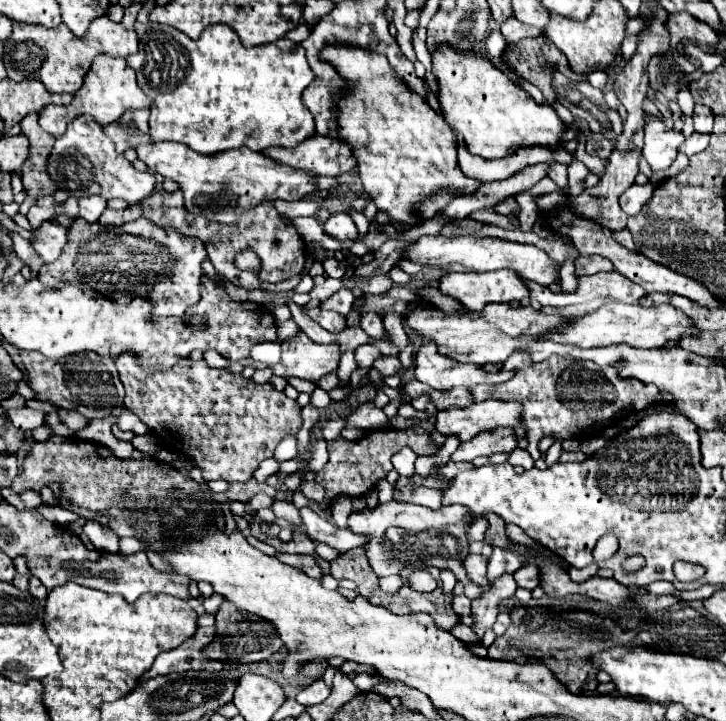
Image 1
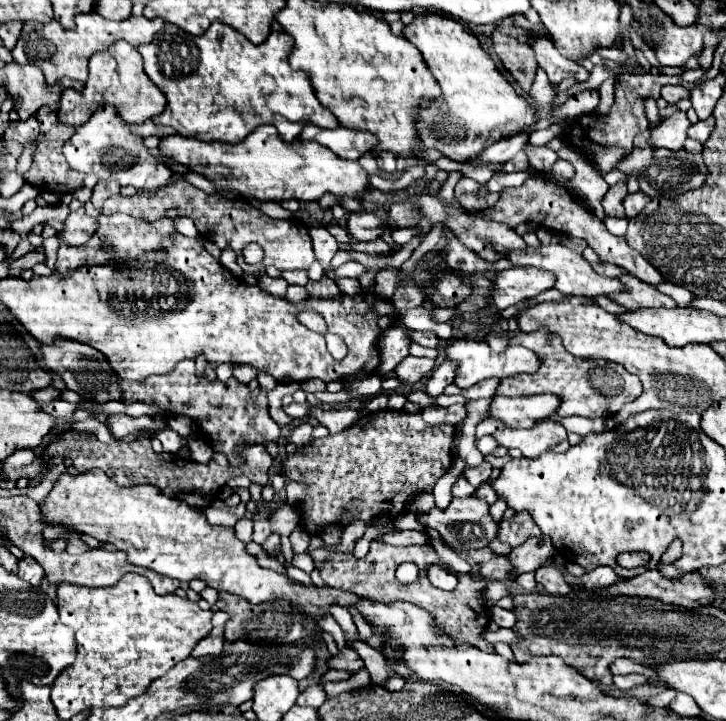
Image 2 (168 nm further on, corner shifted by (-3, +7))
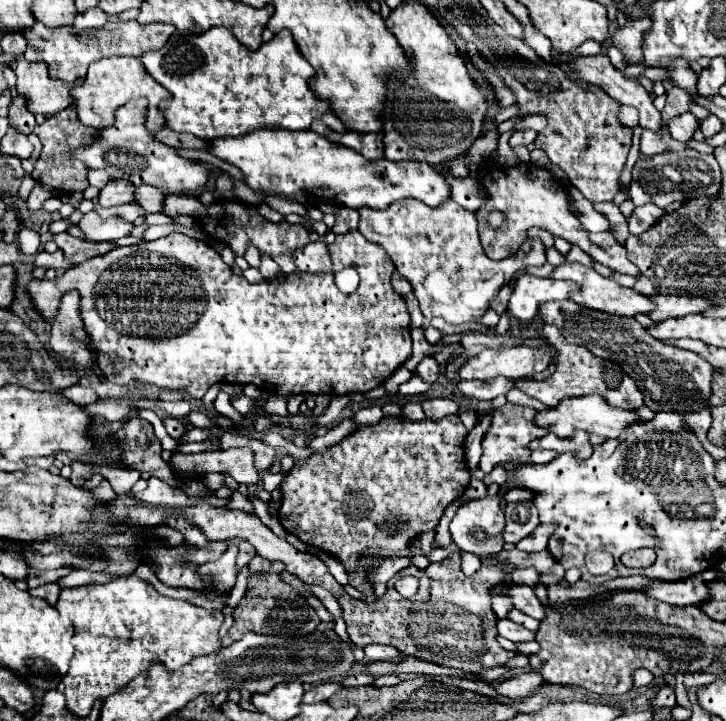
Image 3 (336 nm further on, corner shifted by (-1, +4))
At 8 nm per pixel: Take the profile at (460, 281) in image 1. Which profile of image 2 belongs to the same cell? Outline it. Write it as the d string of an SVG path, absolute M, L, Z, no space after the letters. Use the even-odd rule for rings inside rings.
M533 266L509 268L495 274L493 294L489 300L491 306L495 306L497 310L505 310L525 298L535 298L543 290L553 288L553 282L555 282L553 274Z

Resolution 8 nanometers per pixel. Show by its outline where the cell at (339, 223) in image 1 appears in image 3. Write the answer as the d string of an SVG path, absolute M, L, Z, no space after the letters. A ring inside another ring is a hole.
M401 199L385 209L361 209L359 213L359 231L365 239L387 249L397 273L411 283L427 319L441 317L453 325L475 321L483 317L499 289L511 283L517 273L525 273L527 267L541 267L547 261L545 245L539 239L525 239L517 255L491 261L479 243L475 213L455 201L431 209L417 199Z

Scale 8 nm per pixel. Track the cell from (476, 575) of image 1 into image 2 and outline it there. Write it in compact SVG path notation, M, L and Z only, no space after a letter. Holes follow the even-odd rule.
M493 554L491 560L481 562L479 566L481 566L479 574L485 580L513 580L513 576L511 576L511 564L509 564L507 556L503 556L503 554Z

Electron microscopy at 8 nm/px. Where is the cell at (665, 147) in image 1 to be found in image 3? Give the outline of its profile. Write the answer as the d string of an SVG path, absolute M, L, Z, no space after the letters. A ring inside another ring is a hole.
M681 113L681 115L673 117L667 125L669 125L673 139L687 143L693 139L693 133L699 129L699 119L693 113Z

